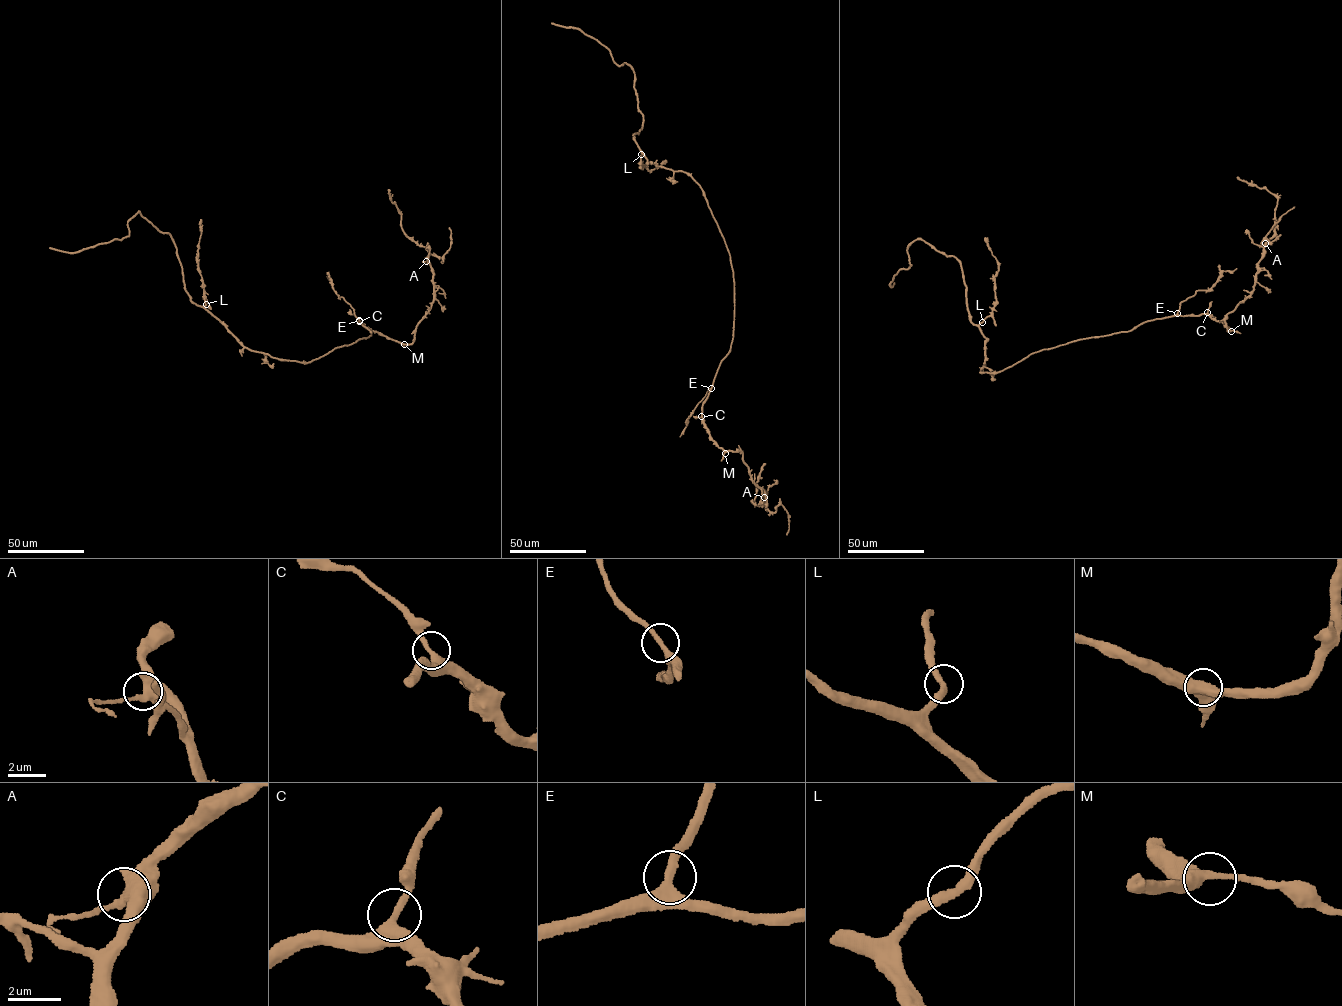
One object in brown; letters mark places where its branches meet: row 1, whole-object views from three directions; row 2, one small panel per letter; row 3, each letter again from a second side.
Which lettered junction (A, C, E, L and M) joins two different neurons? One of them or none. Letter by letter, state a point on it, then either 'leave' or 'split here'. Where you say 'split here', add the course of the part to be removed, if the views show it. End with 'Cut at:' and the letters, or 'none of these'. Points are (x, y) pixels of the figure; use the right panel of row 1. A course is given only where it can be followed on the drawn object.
A: place (1265, 243); leave
C: place (1207, 312); leave
E: place (1177, 313); leave
L: place (982, 322); leave
M: place (1231, 331); leave
Cut at: none of these

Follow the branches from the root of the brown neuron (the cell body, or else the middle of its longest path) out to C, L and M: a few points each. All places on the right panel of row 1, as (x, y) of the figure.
C: (1043, 349), (1126, 332), (1155, 319), (1207, 312)
L: (1043, 349), (1002, 370), (982, 373), (986, 339), (979, 326), (982, 322)
M: (1043, 349), (1126, 332), (1148, 321), (1174, 315), (1208, 314), (1231, 331)

